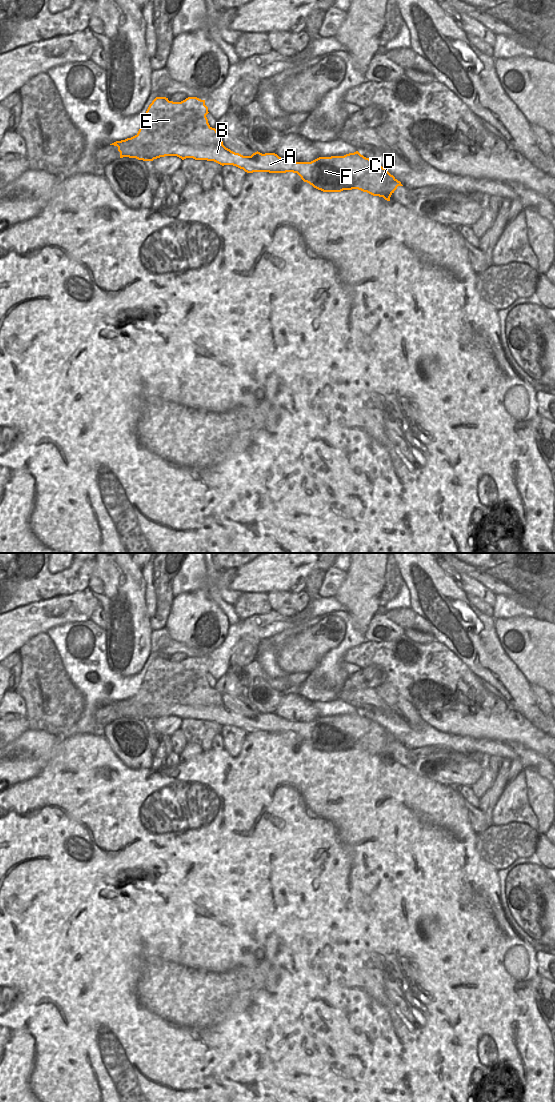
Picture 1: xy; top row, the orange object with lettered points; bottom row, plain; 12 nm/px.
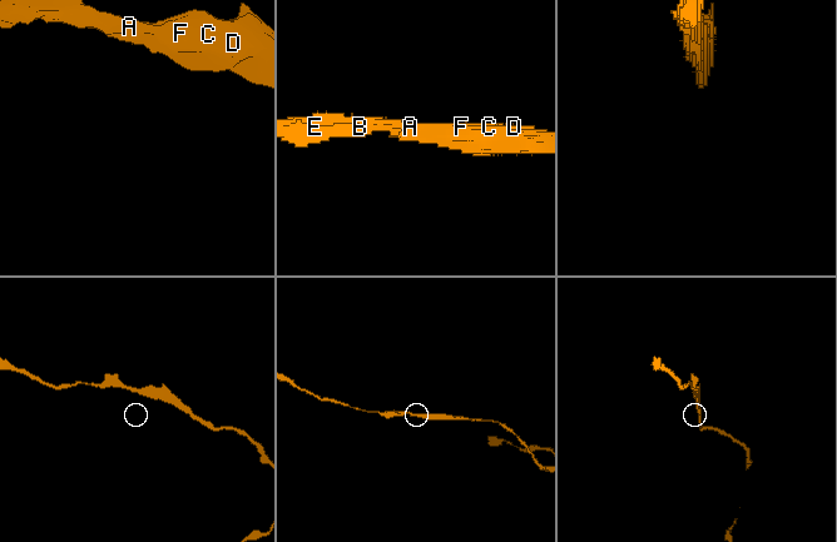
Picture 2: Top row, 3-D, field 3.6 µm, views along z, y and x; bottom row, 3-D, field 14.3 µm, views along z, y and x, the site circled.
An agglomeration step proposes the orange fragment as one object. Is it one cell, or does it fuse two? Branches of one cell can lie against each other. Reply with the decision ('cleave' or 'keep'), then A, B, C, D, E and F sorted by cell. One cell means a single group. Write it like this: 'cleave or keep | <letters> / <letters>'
cleave | A B C D F / E

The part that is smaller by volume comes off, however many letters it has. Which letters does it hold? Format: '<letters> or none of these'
E

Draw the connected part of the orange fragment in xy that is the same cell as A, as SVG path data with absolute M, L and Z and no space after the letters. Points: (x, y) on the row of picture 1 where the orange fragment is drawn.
M169 145L163 148L145 146L140 152L122 152L120 158L131 154L138 158L157 159L177 156L182 160L214 161L222 166L233 165L247 173L297 173L304 182L323 192L358 189L390 201L398 186L403 186L380 164L358 151L344 156L319 157L311 162L295 162L275 153L255 152L251 156L235 153L224 145Z

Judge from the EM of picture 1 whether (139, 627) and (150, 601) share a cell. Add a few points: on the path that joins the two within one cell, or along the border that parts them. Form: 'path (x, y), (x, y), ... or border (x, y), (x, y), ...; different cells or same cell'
border (144, 587), (144, 604), (149, 618); different cells

